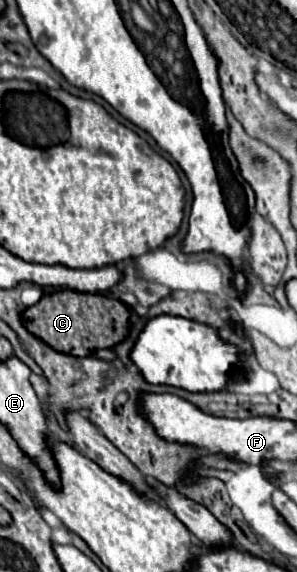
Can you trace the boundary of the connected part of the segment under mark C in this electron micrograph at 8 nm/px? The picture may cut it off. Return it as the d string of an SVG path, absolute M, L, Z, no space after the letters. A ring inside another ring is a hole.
M59 290L43 296L41 302L23 312L23 324L31 334L47 342L51 348L71 356L91 356L101 348L115 348L129 334L129 308L111 296L83 294L75 290Z

